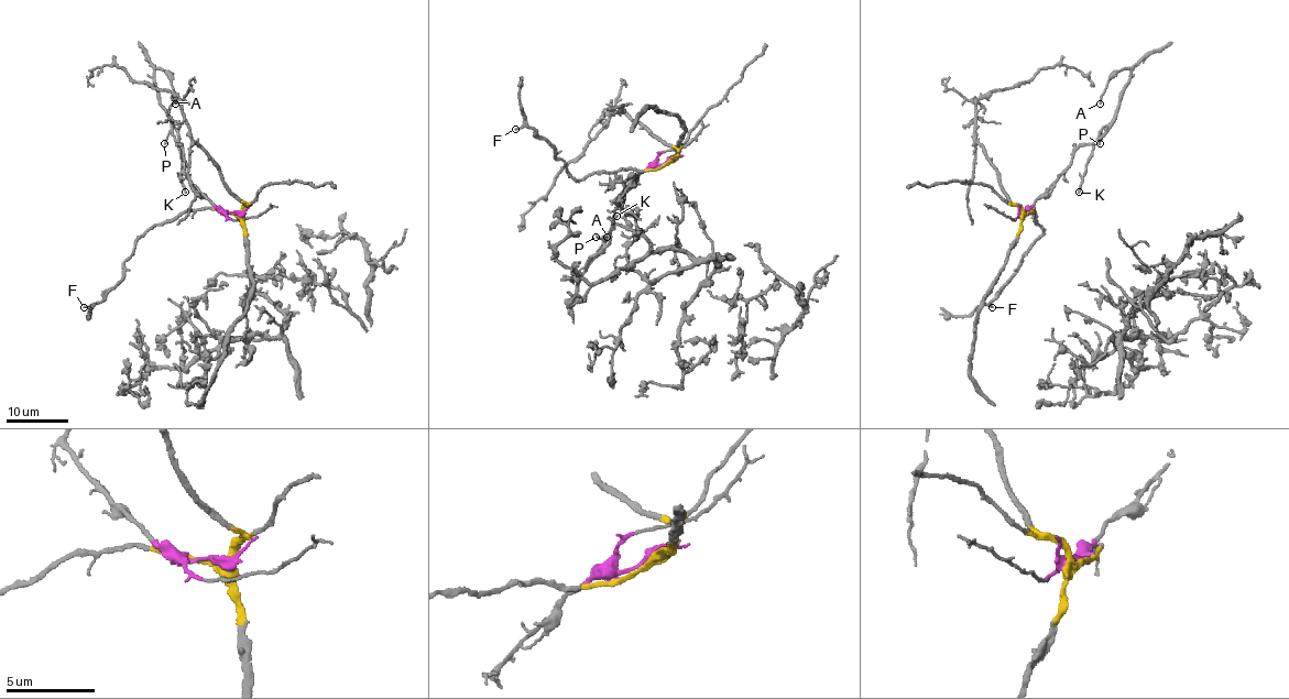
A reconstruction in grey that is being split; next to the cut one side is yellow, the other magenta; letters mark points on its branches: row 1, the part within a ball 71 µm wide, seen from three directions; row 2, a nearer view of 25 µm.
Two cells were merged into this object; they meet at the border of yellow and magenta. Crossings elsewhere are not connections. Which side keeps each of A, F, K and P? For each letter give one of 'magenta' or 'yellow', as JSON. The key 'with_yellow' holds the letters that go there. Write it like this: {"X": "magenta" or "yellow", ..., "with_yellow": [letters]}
{"A": "magenta", "F": "yellow", "K": "magenta", "P": "magenta", "with_yellow": ["F"]}

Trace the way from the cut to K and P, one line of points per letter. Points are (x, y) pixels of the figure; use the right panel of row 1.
K: (1024, 213), (1069, 164), (1072, 153), (1080, 145), (1091, 144), (1079, 193)
P: (1024, 213), (1053, 183), (1080, 145), (1091, 144), (1099, 133), (1099, 144)

